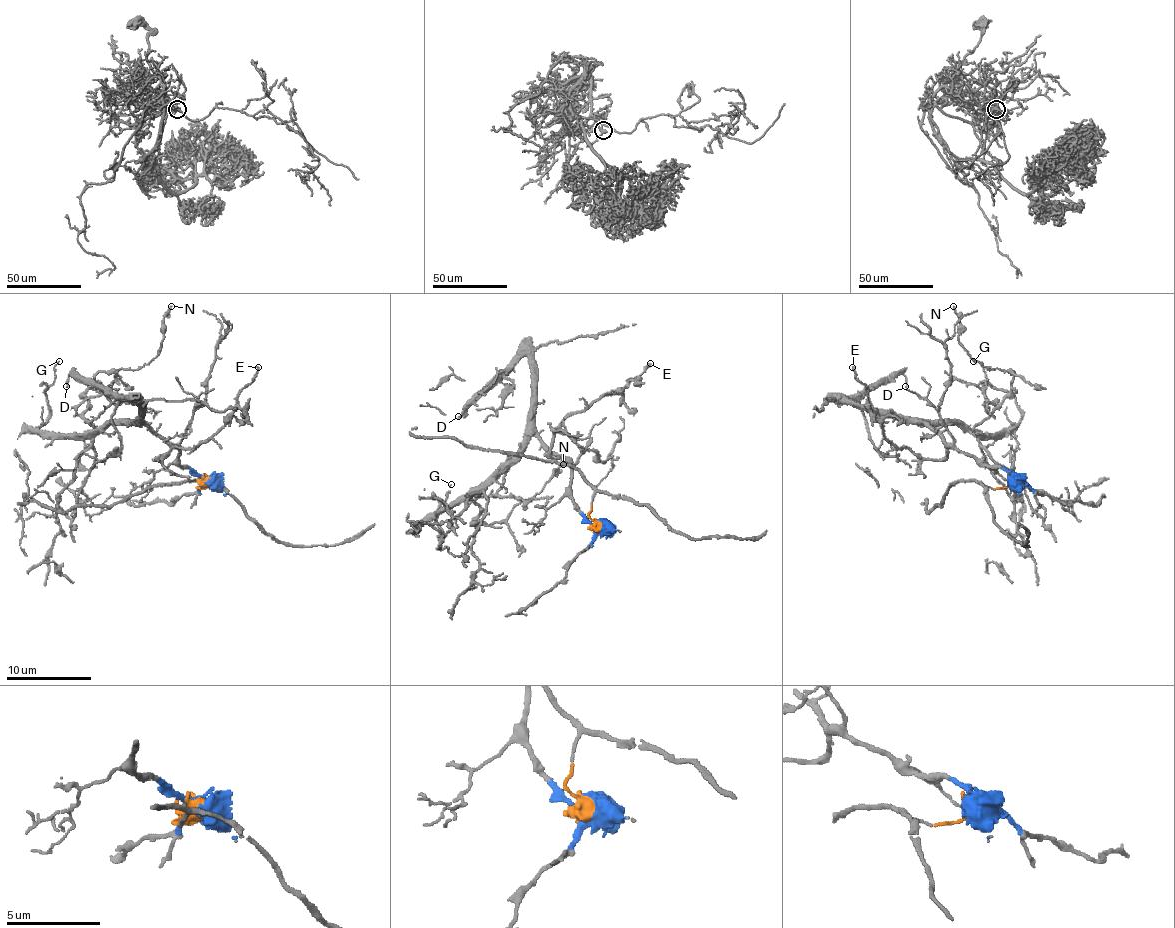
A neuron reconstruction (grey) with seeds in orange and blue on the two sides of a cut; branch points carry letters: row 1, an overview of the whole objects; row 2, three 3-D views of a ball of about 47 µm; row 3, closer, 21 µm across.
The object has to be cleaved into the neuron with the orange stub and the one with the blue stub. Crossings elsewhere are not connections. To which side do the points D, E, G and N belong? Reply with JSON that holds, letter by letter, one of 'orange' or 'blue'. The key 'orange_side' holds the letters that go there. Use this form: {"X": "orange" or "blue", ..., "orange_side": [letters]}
{"D": "blue", "E": "blue", "G": "blue", "N": "blue", "orange_side": []}

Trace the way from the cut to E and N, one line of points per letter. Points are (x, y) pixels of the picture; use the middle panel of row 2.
E: (598, 525), (587, 519), (572, 498), (568, 464), (551, 455), (553, 432), (604, 396), (617, 393), (651, 364)
N: (598, 525), (572, 498), (570, 466), (536, 436), (474, 500), (477, 519), (500, 523), (564, 464)

